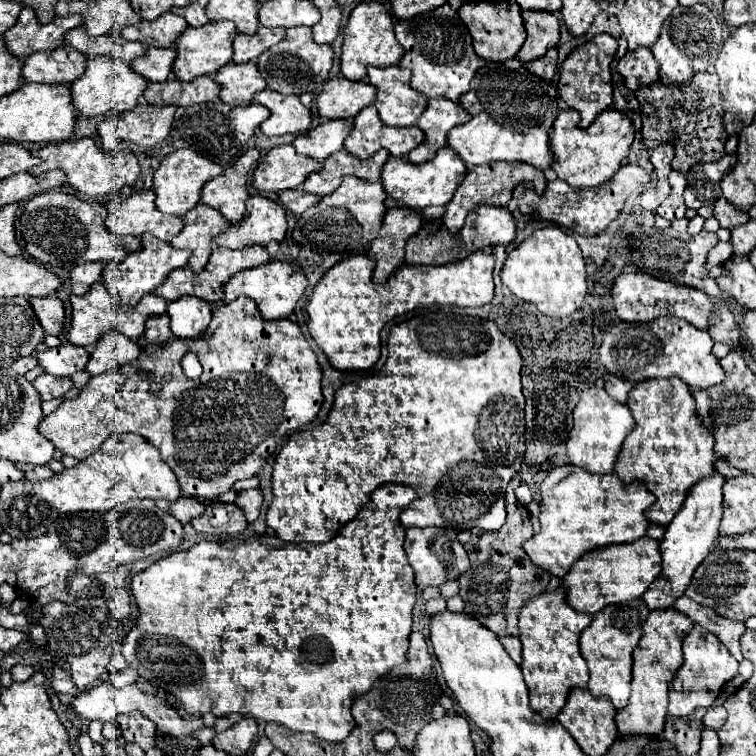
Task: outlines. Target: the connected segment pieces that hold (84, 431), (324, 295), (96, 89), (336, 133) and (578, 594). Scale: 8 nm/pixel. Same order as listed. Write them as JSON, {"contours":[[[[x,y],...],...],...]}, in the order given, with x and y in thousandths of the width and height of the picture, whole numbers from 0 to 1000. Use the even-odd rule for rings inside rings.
{"contours":[[[[312,394],[304,402],[283,407],[283,431],[278,434],[278,444],[257,450],[228,447],[220,455],[190,460],[177,481],[122,497],[106,516],[103,526],[87,529],[74,545],[58,550],[50,571],[82,601],[103,608],[114,608],[127,598],[146,574],[175,571],[190,577],[212,595],[214,608],[233,627],[241,653],[286,661],[291,653],[302,651],[310,638],[341,630],[352,608],[362,601],[368,582],[418,553],[429,532],[423,503],[426,487],[421,474],[392,426],[381,421],[347,423],[331,394]],[[249,466],[262,471],[270,489],[259,503],[246,500],[238,484],[238,476]]],[[[648,331],[624,333],[616,344],[601,344],[601,349],[585,349],[585,352],[569,352],[569,354],[548,354],[548,352],[532,352],[511,376],[495,376],[492,373],[492,357],[495,344],[489,339],[463,339],[447,349],[442,349],[426,370],[415,378],[413,392],[407,397],[405,413],[407,413],[407,439],[418,450],[421,460],[431,468],[434,479],[447,489],[489,489],[500,474],[503,474],[503,437],[511,426],[519,421],[542,413],[556,405],[569,402],[601,402],[601,405],[640,405],[653,394],[653,341]]],[[[124,74],[116,79],[111,98],[93,111],[93,127],[106,153],[151,153],[156,148],[169,148],[177,143],[193,114],[196,108],[188,106],[188,101],[161,79],[151,79],[146,74]]],[[[434,159],[429,164],[421,164],[418,169],[407,172],[405,177],[394,180],[386,193],[399,201],[399,206],[410,206],[415,212],[429,214],[434,206],[452,198],[458,180],[466,172],[463,159]]],[[[852,709],[849,714],[833,720],[807,720],[802,725],[775,730],[743,765],[743,775],[754,804],[783,815],[804,799],[820,799],[849,791],[849,786],[873,762],[873,757],[873,720]]]]}

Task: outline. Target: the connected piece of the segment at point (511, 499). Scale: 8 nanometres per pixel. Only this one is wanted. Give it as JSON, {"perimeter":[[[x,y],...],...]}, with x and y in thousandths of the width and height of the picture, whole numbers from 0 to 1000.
{"perimeter":[[[677,632],[669,646],[669,693],[656,704],[643,701],[622,701],[622,714],[614,720],[622,735],[622,751],[606,762],[608,788],[616,799],[616,810],[635,820],[646,833],[651,833],[659,844],[664,841],[685,841],[685,810],[690,807],[690,796],[701,794],[701,788],[712,788],[722,780],[728,770],[728,757],[709,751],[704,741],[690,728],[690,720],[704,712],[701,677],[683,661],[680,646],[688,640],[685,632]]]}

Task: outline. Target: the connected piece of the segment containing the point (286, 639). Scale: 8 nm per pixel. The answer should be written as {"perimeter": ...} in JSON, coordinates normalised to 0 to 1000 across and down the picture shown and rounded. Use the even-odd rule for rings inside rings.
{"perimeter":[[[508,640],[500,643],[487,664],[474,675],[471,685],[460,690],[444,712],[439,712],[434,720],[415,722],[415,720],[384,720],[373,717],[365,709],[354,706],[339,708],[324,714],[267,716],[251,728],[222,733],[220,738],[204,743],[190,757],[180,759],[175,765],[175,783],[185,807],[180,828],[164,841],[161,847],[161,865],[167,876],[183,886],[183,892],[196,899],[198,905],[230,918],[238,923],[243,939],[249,944],[265,942],[265,944],[283,944],[286,950],[302,947],[307,942],[315,942],[320,947],[331,947],[349,955],[368,955],[381,966],[389,968],[410,968],[423,979],[431,981],[447,981],[455,979],[463,966],[468,963],[468,952],[463,944],[463,937],[474,918],[489,913],[489,907],[508,892],[513,892],[521,881],[537,876],[540,862],[540,841],[545,828],[545,804],[550,799],[553,778],[548,772],[548,757],[540,749],[537,730],[534,730],[534,696],[529,693],[526,683],[537,667],[542,667],[553,651],[534,640]]]}

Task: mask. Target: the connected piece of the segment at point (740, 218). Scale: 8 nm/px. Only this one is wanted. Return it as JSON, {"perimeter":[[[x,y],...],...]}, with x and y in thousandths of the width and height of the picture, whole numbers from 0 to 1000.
{"perimeter":[[[958,259],[950,262],[947,270],[944,270],[944,288],[952,294],[955,302],[963,302],[963,304],[968,304],[968,302],[976,299],[976,296],[987,296],[987,294],[992,291],[989,280],[976,280],[974,275],[968,275],[968,272],[960,267]]]}

